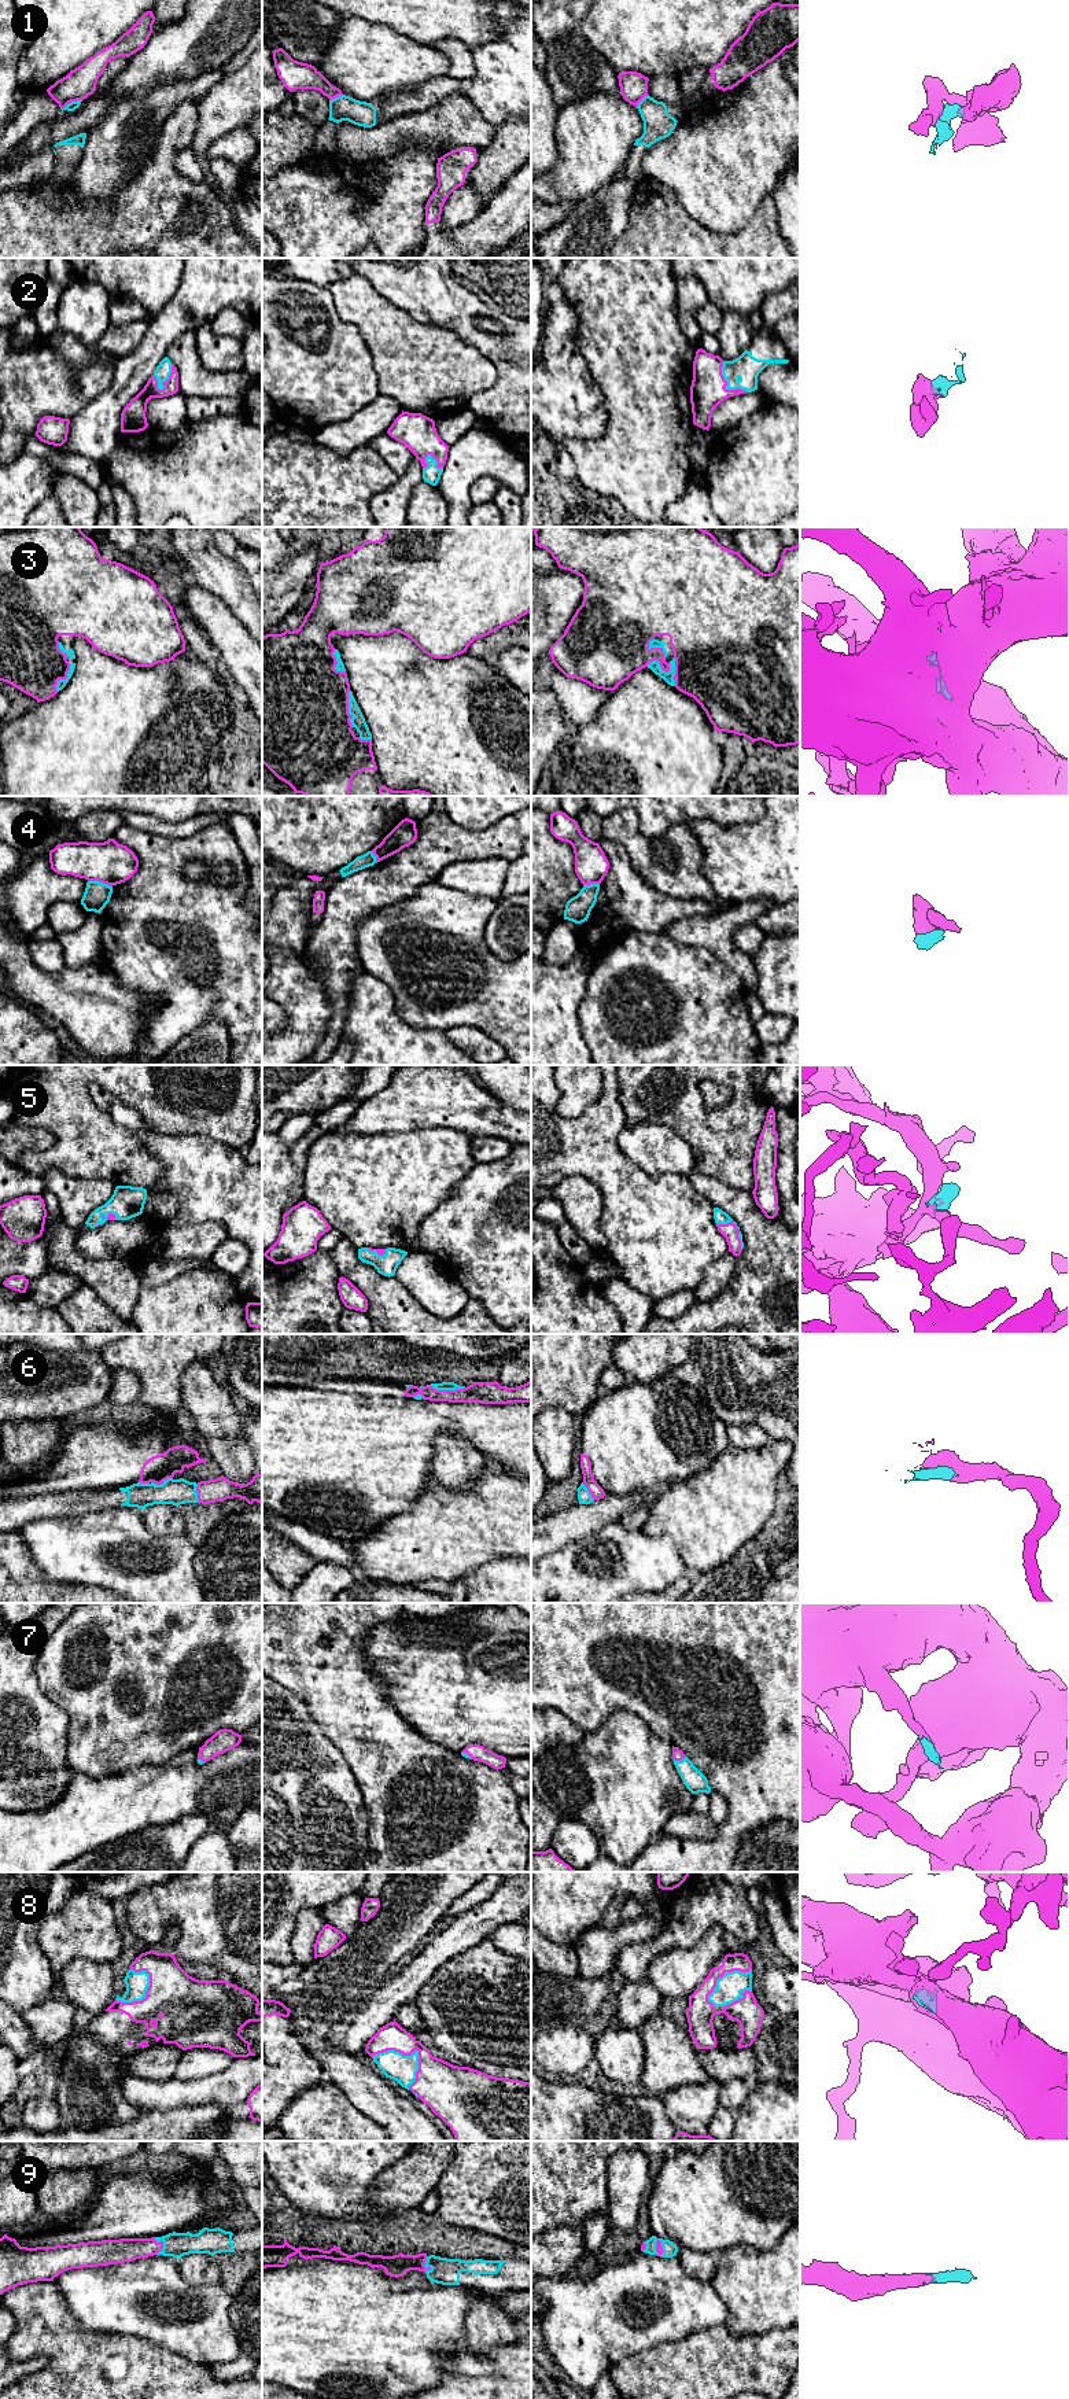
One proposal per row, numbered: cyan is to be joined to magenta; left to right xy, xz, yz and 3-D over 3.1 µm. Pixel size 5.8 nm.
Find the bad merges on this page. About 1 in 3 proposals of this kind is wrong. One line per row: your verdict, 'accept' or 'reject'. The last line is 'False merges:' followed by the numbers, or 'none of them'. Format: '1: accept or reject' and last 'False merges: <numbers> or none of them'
1: reject
2: accept
3: accept
4: reject
5: accept
6: accept
7: accept
8: accept
9: accept
False merges: 1, 4

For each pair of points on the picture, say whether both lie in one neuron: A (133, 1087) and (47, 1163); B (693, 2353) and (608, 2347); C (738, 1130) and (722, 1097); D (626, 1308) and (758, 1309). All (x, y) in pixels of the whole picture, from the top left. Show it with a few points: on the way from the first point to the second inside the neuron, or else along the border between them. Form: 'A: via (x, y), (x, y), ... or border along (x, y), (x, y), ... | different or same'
A: via (102, 1079), (89, 1079), (73, 1095), (73, 1131) | same
B: border along (677, 2339), (662, 2342), (616, 2362) | different
C: border along (700, 1082), (726, 1086), (730, 1090), (730, 1101) | different
D: border along (653, 1315), (648, 1319) | different

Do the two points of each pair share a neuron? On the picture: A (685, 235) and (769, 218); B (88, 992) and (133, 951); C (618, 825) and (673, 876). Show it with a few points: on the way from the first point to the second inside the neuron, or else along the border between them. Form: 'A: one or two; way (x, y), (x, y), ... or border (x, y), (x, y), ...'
A: one; way (706, 243), (744, 243), (748, 239)
B: two; border (99, 957), (121, 986), (136, 992)
C: one; way (631, 839), (651, 858), (659, 862)

